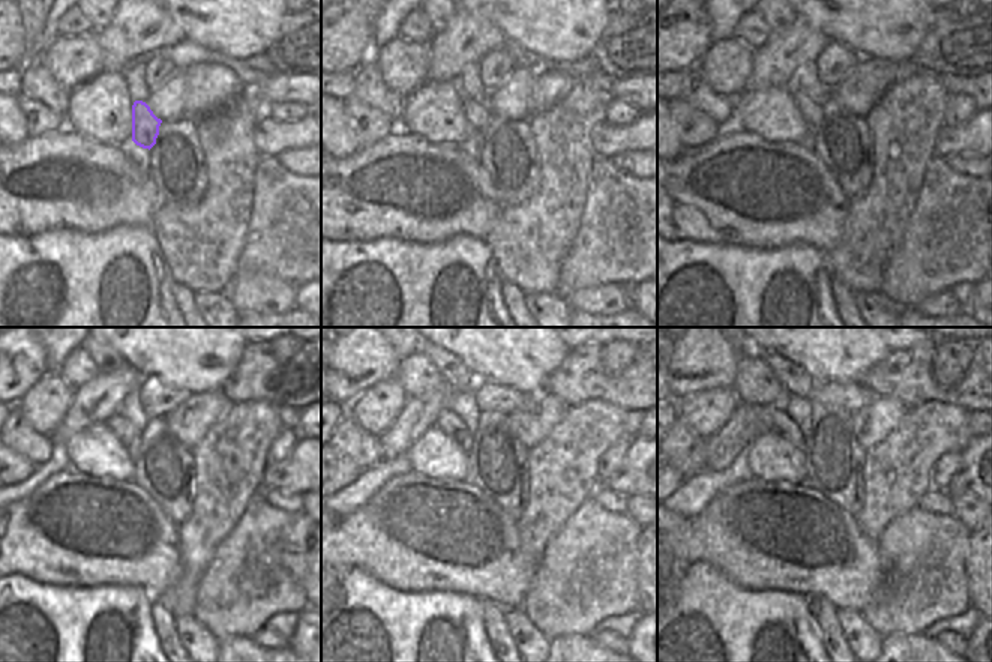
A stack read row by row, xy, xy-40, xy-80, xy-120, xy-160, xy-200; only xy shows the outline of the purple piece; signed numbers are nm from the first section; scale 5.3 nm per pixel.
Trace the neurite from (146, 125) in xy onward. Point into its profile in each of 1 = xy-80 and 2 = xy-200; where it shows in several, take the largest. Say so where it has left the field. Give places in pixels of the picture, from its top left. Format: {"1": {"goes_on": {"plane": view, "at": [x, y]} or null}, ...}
{"1": {"goes_on": {"plane": "xy-80", "at": [811, 111]}}, "2": {"goes_on": {"plane": "xy-200", "at": [776, 419]}}}

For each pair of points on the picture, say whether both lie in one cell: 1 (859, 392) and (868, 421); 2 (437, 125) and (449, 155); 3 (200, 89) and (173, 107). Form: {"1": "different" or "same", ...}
{"1": "different", "2": "different", "3": "different"}

